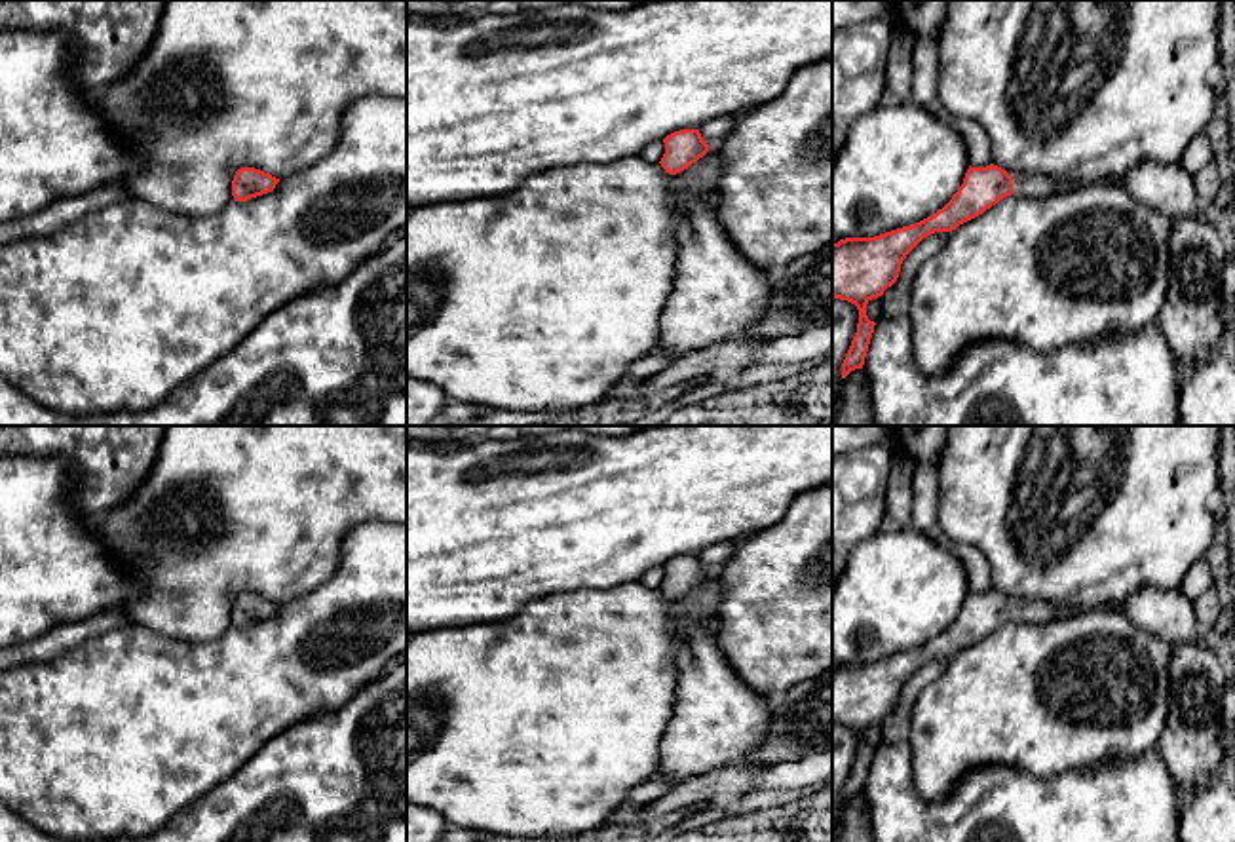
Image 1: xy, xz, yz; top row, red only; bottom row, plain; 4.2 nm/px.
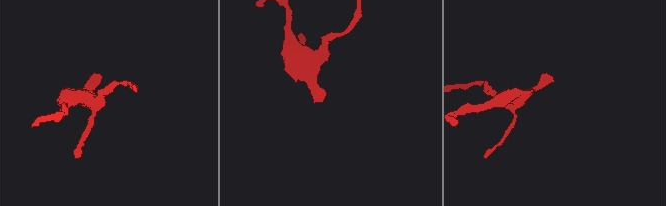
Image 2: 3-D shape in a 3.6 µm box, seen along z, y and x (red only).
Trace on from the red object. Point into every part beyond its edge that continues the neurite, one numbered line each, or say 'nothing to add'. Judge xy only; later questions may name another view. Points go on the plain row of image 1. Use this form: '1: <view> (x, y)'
nothing to add

